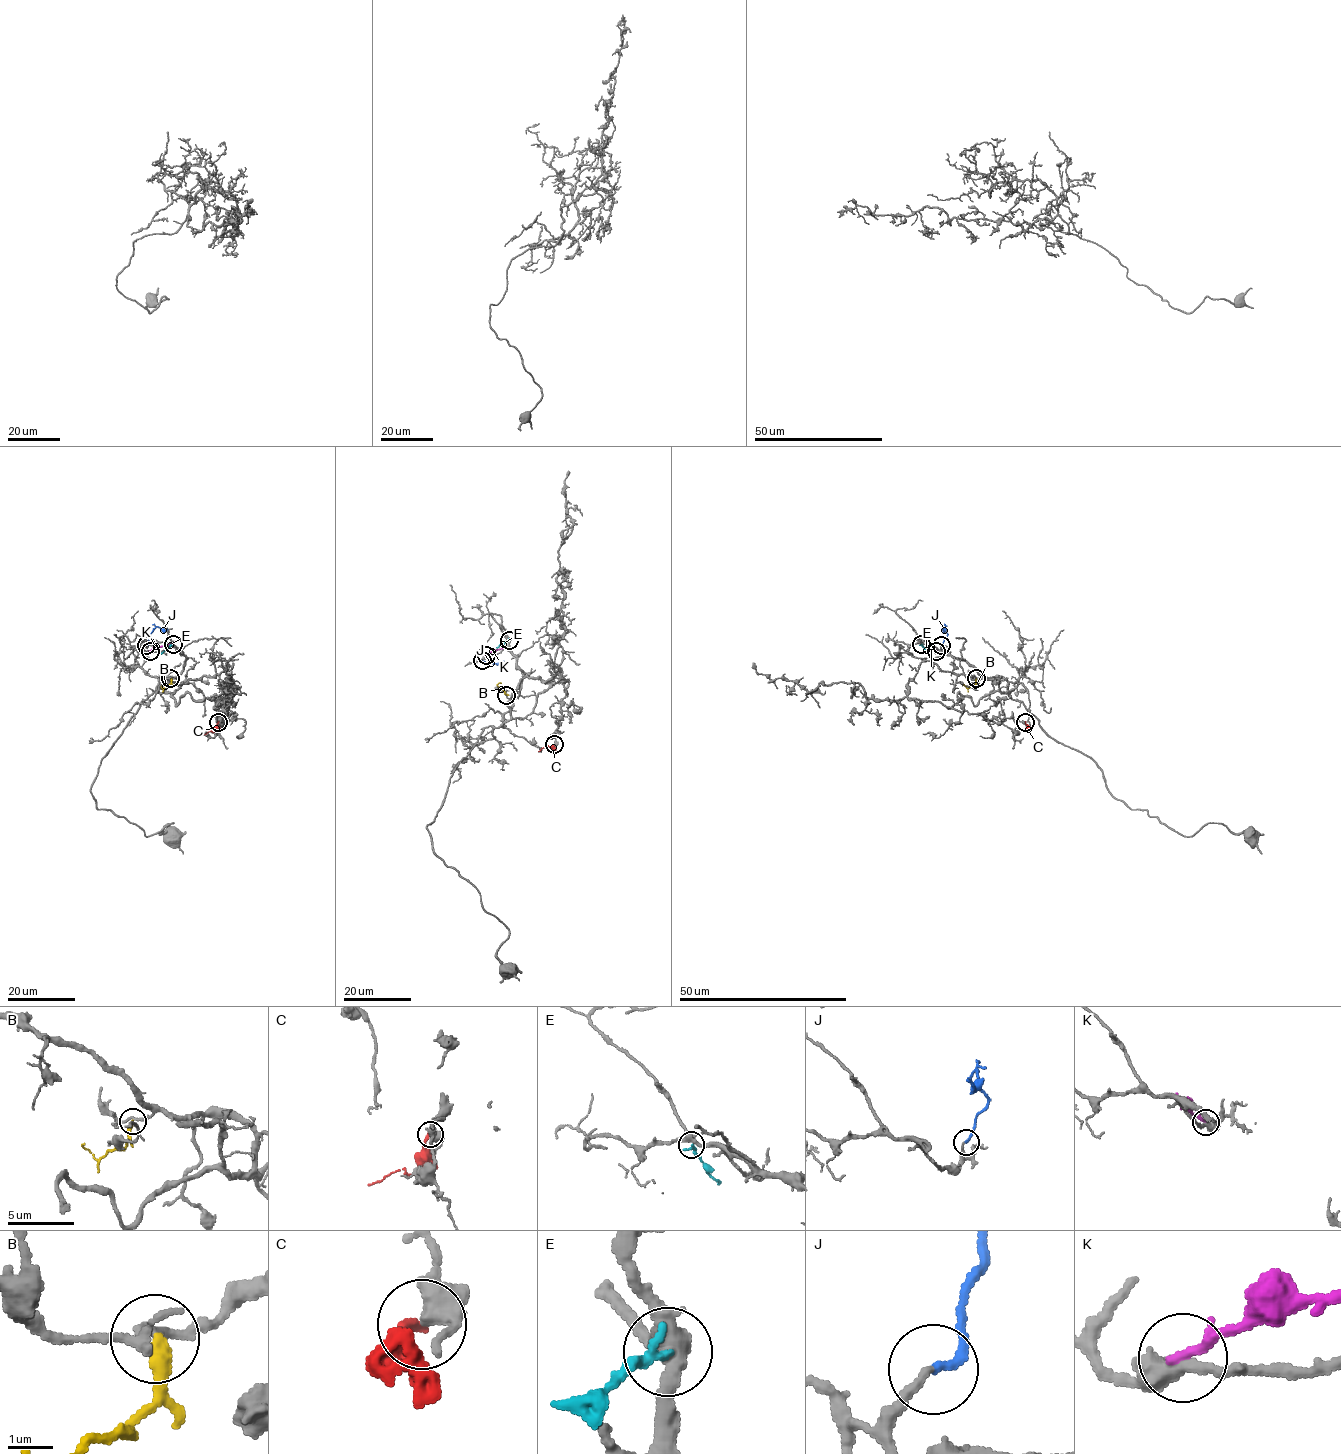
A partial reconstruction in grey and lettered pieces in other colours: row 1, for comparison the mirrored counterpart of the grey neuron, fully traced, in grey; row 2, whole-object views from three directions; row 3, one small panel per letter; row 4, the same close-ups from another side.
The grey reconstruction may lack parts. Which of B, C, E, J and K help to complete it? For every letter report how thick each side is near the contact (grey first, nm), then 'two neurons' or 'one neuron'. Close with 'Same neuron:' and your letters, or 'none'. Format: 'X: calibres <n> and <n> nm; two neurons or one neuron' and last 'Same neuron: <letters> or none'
B: calibres 200 and 320 nm; two neurons
C: calibres 340 and 220 nm; two neurons
E: calibres 400 and 240 nm; two neurons
J: calibres 180 and 200 nm; one neuron
K: calibres 340 and 220 nm; two neurons
Same neuron: J

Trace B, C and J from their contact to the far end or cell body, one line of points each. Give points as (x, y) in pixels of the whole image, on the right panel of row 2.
B: (976, 678), (976, 683), (967, 688), (964, 684)
C: (1025, 721), (1027, 731), (1032, 735)
J: (942, 644), (947, 633), (944, 627), (942, 628)

